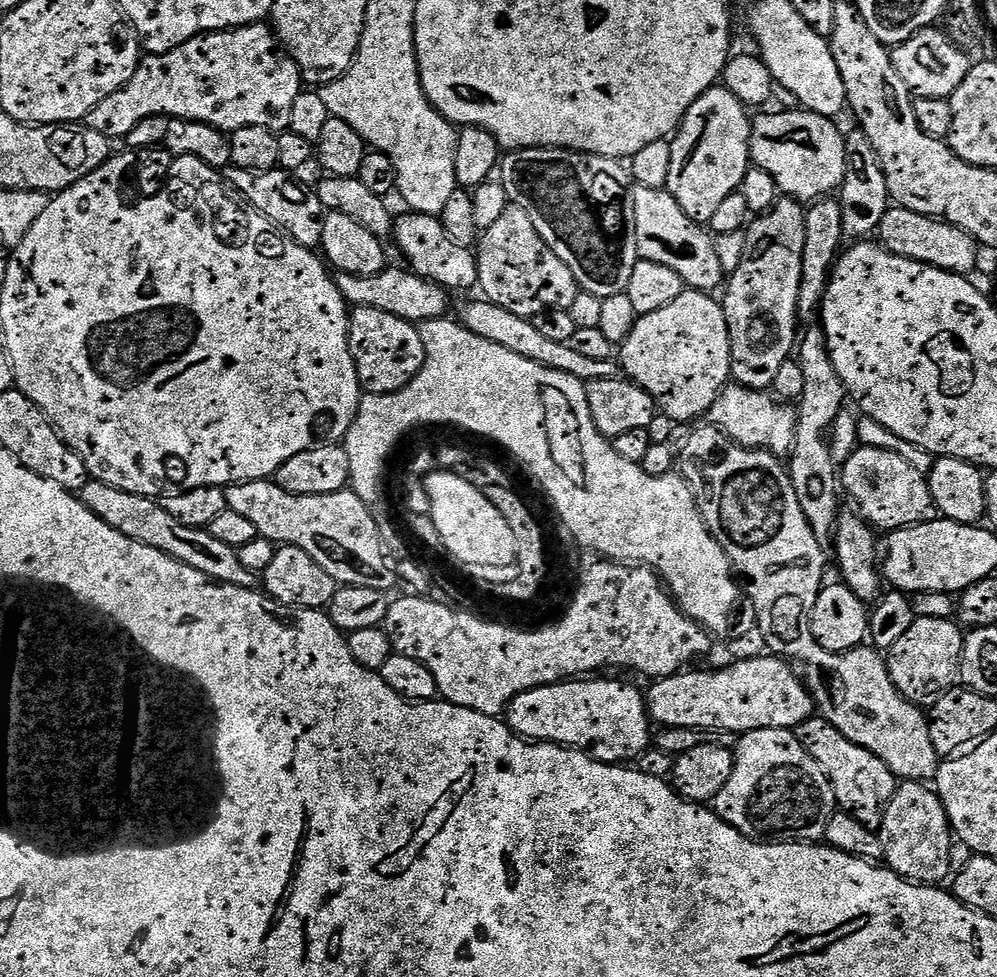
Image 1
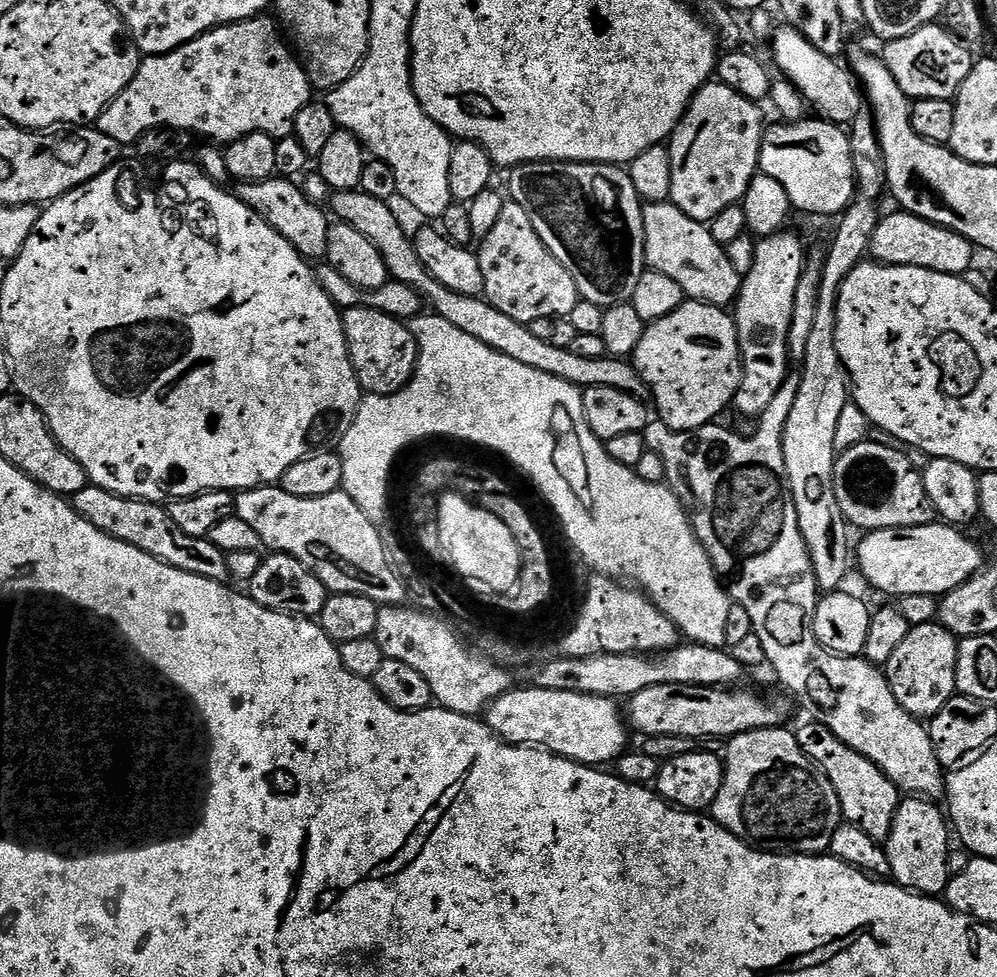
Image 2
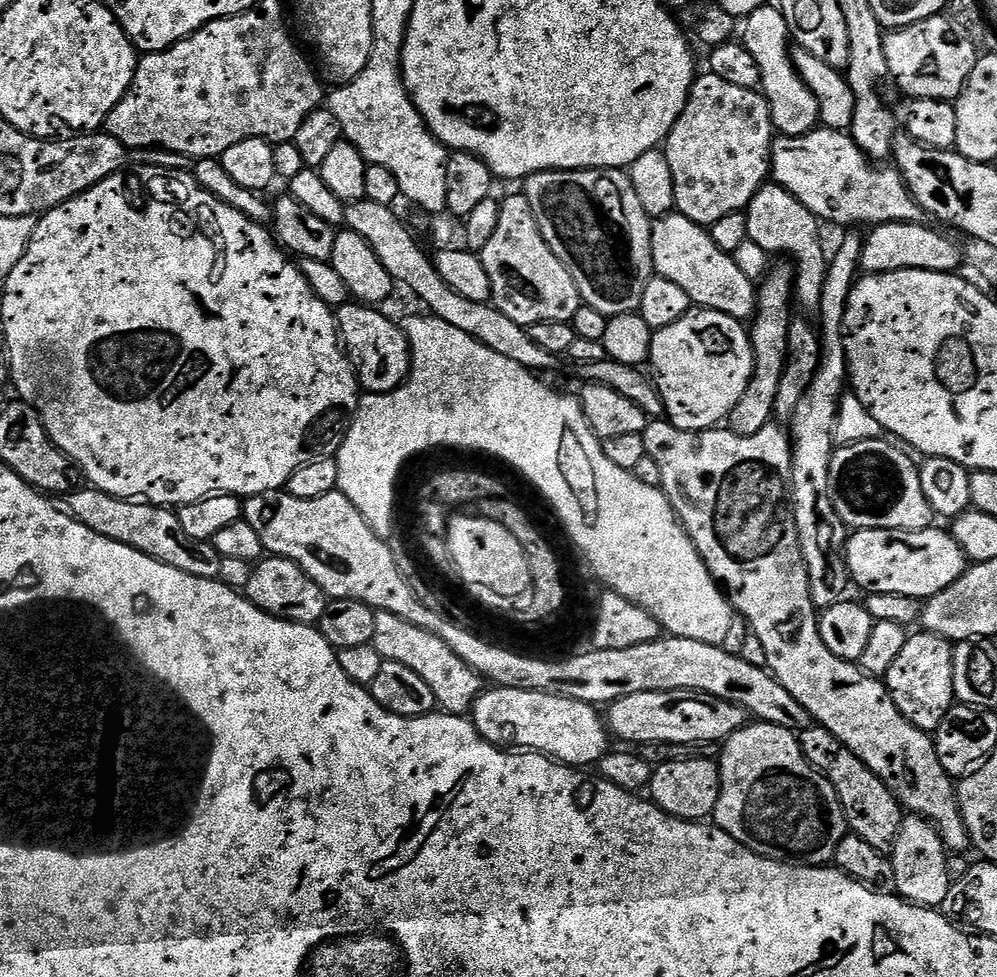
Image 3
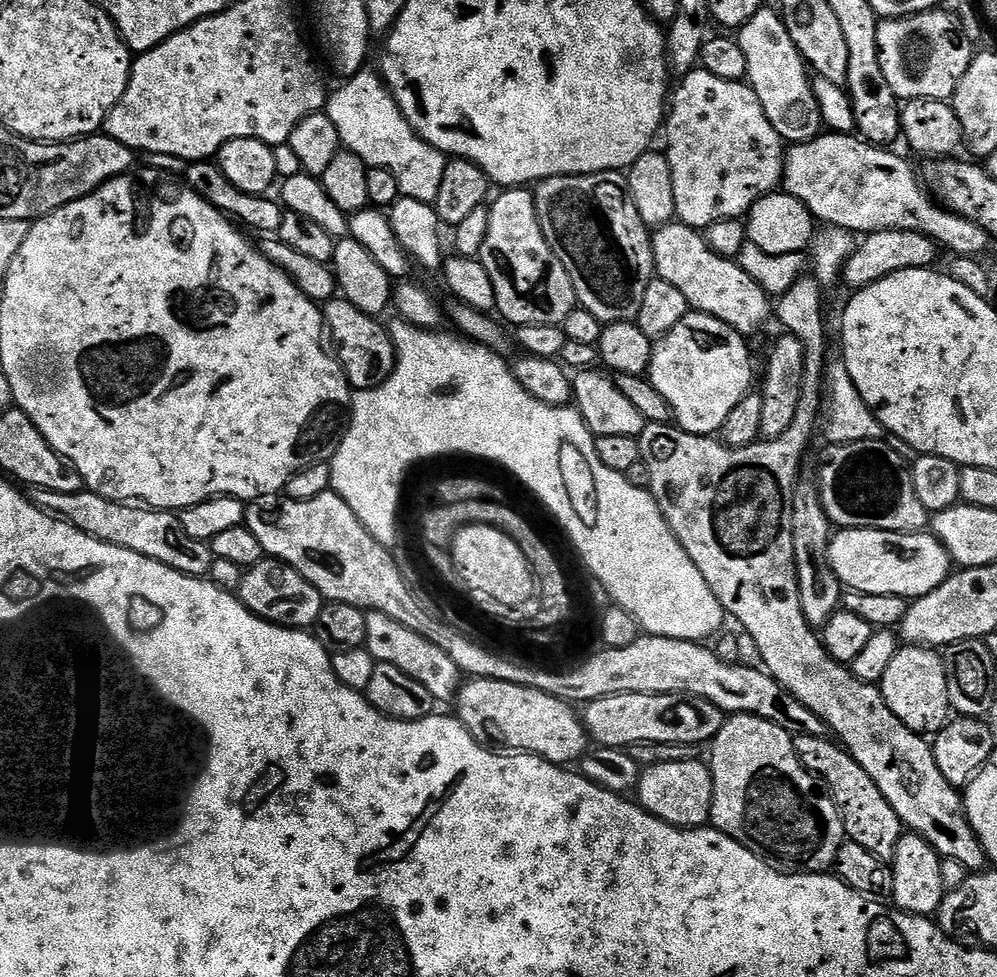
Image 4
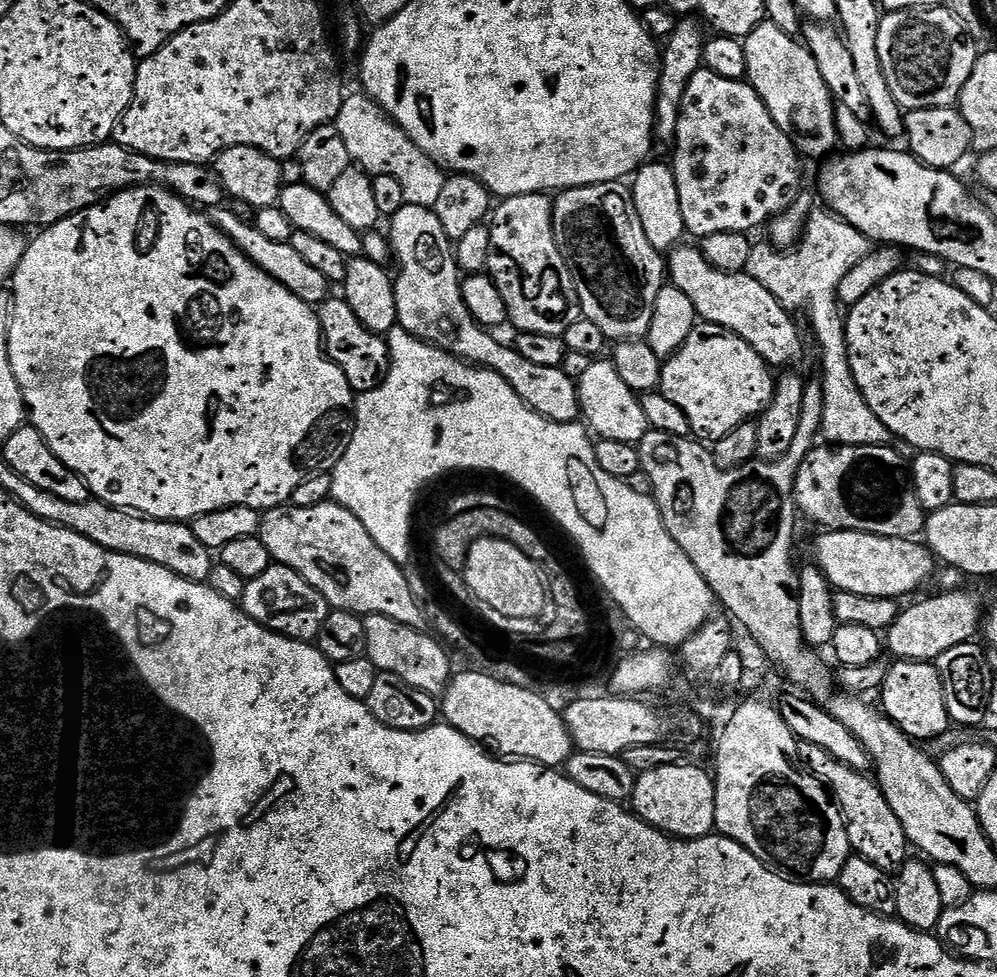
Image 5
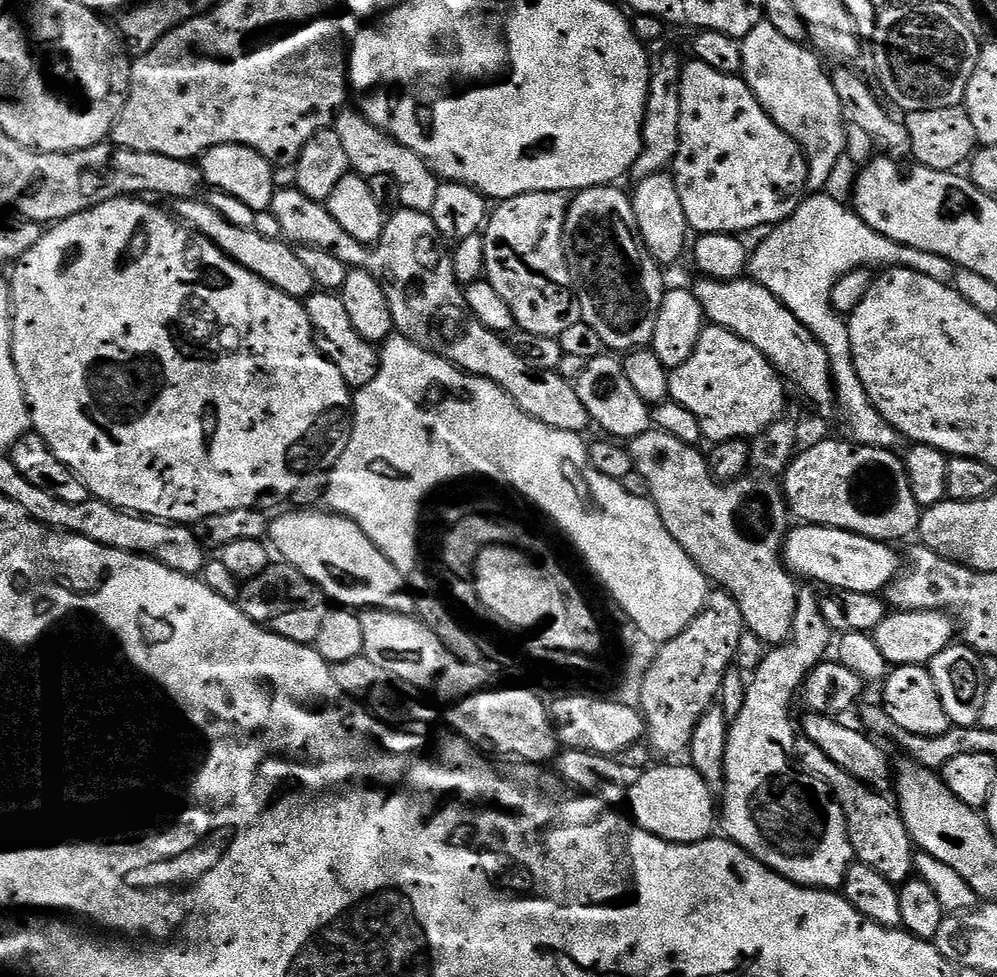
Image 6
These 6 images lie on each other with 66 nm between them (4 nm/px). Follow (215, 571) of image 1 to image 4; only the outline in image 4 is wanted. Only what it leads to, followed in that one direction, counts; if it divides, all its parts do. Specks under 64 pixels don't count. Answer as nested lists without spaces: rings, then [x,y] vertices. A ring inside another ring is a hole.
[[[28,488],[26,495],[32,503],[52,513],[53,516],[67,520],[78,530],[107,544],[134,550],[134,554],[142,554],[154,562],[162,562],[187,576],[207,577],[216,560],[211,543],[190,538],[175,511],[137,506],[132,502],[107,500],[98,493],[87,490],[74,494],[58,494],[41,488]]]

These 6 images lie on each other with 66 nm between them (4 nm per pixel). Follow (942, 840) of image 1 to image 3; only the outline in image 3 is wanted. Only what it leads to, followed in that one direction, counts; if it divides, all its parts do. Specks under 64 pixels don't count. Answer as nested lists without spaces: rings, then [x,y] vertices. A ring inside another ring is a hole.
[[[909,815],[898,830],[890,859],[894,866],[896,892],[912,904],[923,908],[939,909],[946,894],[952,889],[952,876],[948,872],[949,851],[945,848],[935,824],[922,816]]]

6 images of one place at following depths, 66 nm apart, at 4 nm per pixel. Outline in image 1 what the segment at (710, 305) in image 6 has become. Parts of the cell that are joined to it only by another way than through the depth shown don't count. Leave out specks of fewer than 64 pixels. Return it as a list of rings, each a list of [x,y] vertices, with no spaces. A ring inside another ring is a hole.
[[[636,186],[633,187],[632,197],[640,259],[658,262],[660,266],[670,266],[670,270],[674,270],[689,289],[715,293],[715,288],[719,289],[726,280],[715,239],[695,220],[691,220],[664,188]]]

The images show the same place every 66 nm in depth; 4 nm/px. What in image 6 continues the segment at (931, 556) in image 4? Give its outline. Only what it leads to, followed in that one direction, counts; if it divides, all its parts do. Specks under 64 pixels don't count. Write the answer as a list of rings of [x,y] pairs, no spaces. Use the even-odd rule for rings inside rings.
[[[818,524],[796,527],[793,527],[784,539],[783,558],[785,565],[797,577],[805,576],[808,579],[805,581],[815,582],[817,585],[824,584],[825,589],[841,588],[880,594],[902,570],[901,553],[899,556],[892,549],[895,547],[891,543],[871,540],[841,528],[822,528]]]

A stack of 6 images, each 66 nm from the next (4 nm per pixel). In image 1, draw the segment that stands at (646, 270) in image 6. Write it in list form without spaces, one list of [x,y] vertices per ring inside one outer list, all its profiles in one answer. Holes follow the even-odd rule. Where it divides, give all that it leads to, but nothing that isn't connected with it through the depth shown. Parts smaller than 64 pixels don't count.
[[[517,148],[503,153],[498,169],[498,180],[504,185],[509,201],[522,210],[526,210],[526,214],[530,214],[530,218],[534,222],[534,230],[538,230],[538,234],[542,234],[546,246],[550,246],[550,250],[554,250],[554,254],[558,254],[558,258],[562,258],[562,262],[566,262],[566,266],[570,266],[570,274],[574,274],[577,285],[583,291],[594,294],[599,300],[623,296],[627,293],[630,278],[634,278],[634,266],[638,266],[640,261],[640,251],[638,250],[638,234],[634,222],[634,198],[632,197],[634,181],[631,171],[621,161],[589,152],[575,152],[569,148]]]

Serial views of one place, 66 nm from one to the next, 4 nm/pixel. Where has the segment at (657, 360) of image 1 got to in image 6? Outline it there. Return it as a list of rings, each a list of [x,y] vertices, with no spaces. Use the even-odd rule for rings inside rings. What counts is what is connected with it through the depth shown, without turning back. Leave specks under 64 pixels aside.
[[[705,326],[698,342],[694,346],[694,354],[682,362],[682,366],[671,369],[668,377],[668,394],[670,399],[686,406],[690,414],[700,419],[704,440],[712,444],[720,444],[723,440],[748,440],[757,436],[781,419],[784,412],[784,388],[782,379],[776,367],[764,357],[750,342],[738,338],[725,328]]]

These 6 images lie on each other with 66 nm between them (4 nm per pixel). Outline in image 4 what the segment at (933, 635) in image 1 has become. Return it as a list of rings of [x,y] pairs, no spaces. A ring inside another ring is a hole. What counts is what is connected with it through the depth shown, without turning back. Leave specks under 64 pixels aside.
[[[902,646],[894,654],[886,674],[879,682],[880,693],[886,698],[886,706],[898,714],[898,718],[910,730],[925,738],[935,737],[948,724],[953,715],[948,689],[948,664],[939,651],[927,646]]]

